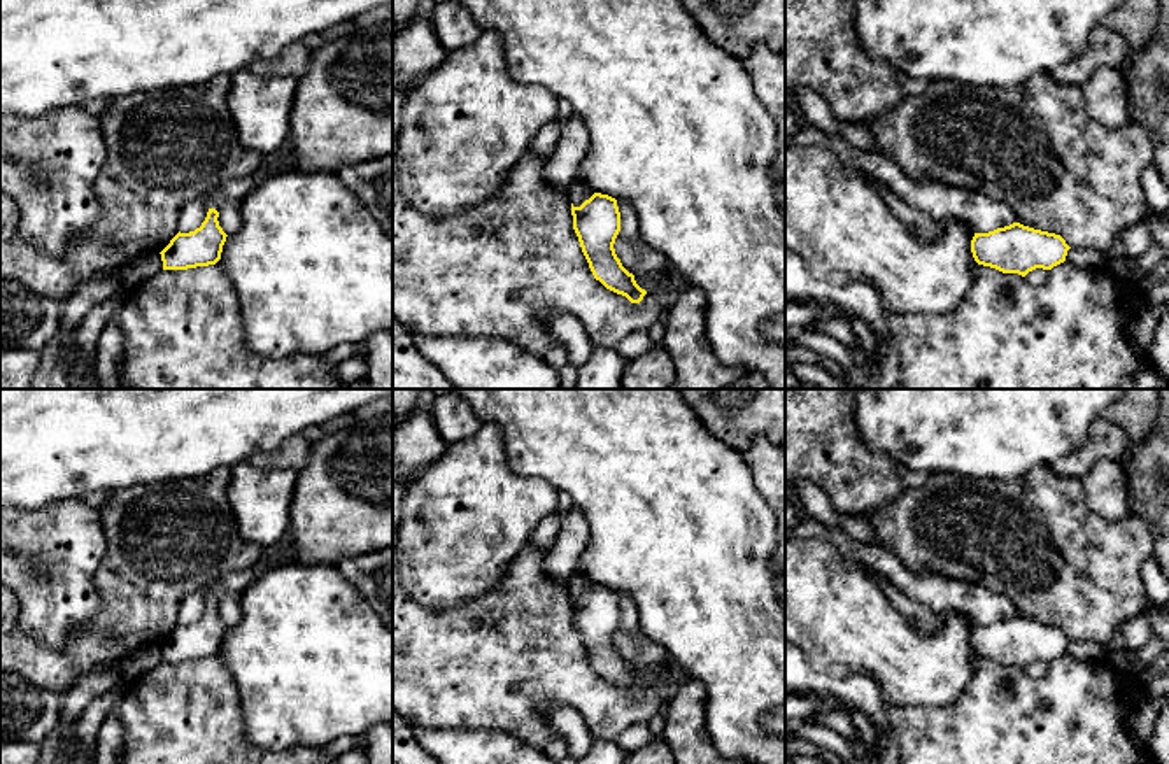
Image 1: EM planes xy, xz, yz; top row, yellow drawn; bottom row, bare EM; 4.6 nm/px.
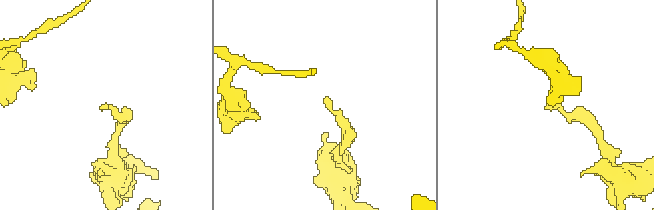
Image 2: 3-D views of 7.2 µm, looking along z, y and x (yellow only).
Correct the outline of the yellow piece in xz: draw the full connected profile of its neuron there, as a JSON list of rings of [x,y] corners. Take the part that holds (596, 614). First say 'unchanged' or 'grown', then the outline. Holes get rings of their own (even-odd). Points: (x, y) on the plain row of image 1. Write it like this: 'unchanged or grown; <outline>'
unchanged; [[[594,585],[580,599],[571,596],[573,622],[582,645],[596,673],[606,682],[640,696],[647,687],[634,668],[629,666],[615,647],[613,636],[620,624],[620,605],[617,592]]]

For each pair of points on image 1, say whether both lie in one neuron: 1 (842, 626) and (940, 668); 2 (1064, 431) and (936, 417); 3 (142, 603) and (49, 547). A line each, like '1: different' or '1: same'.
1: same
2: same
3: different

